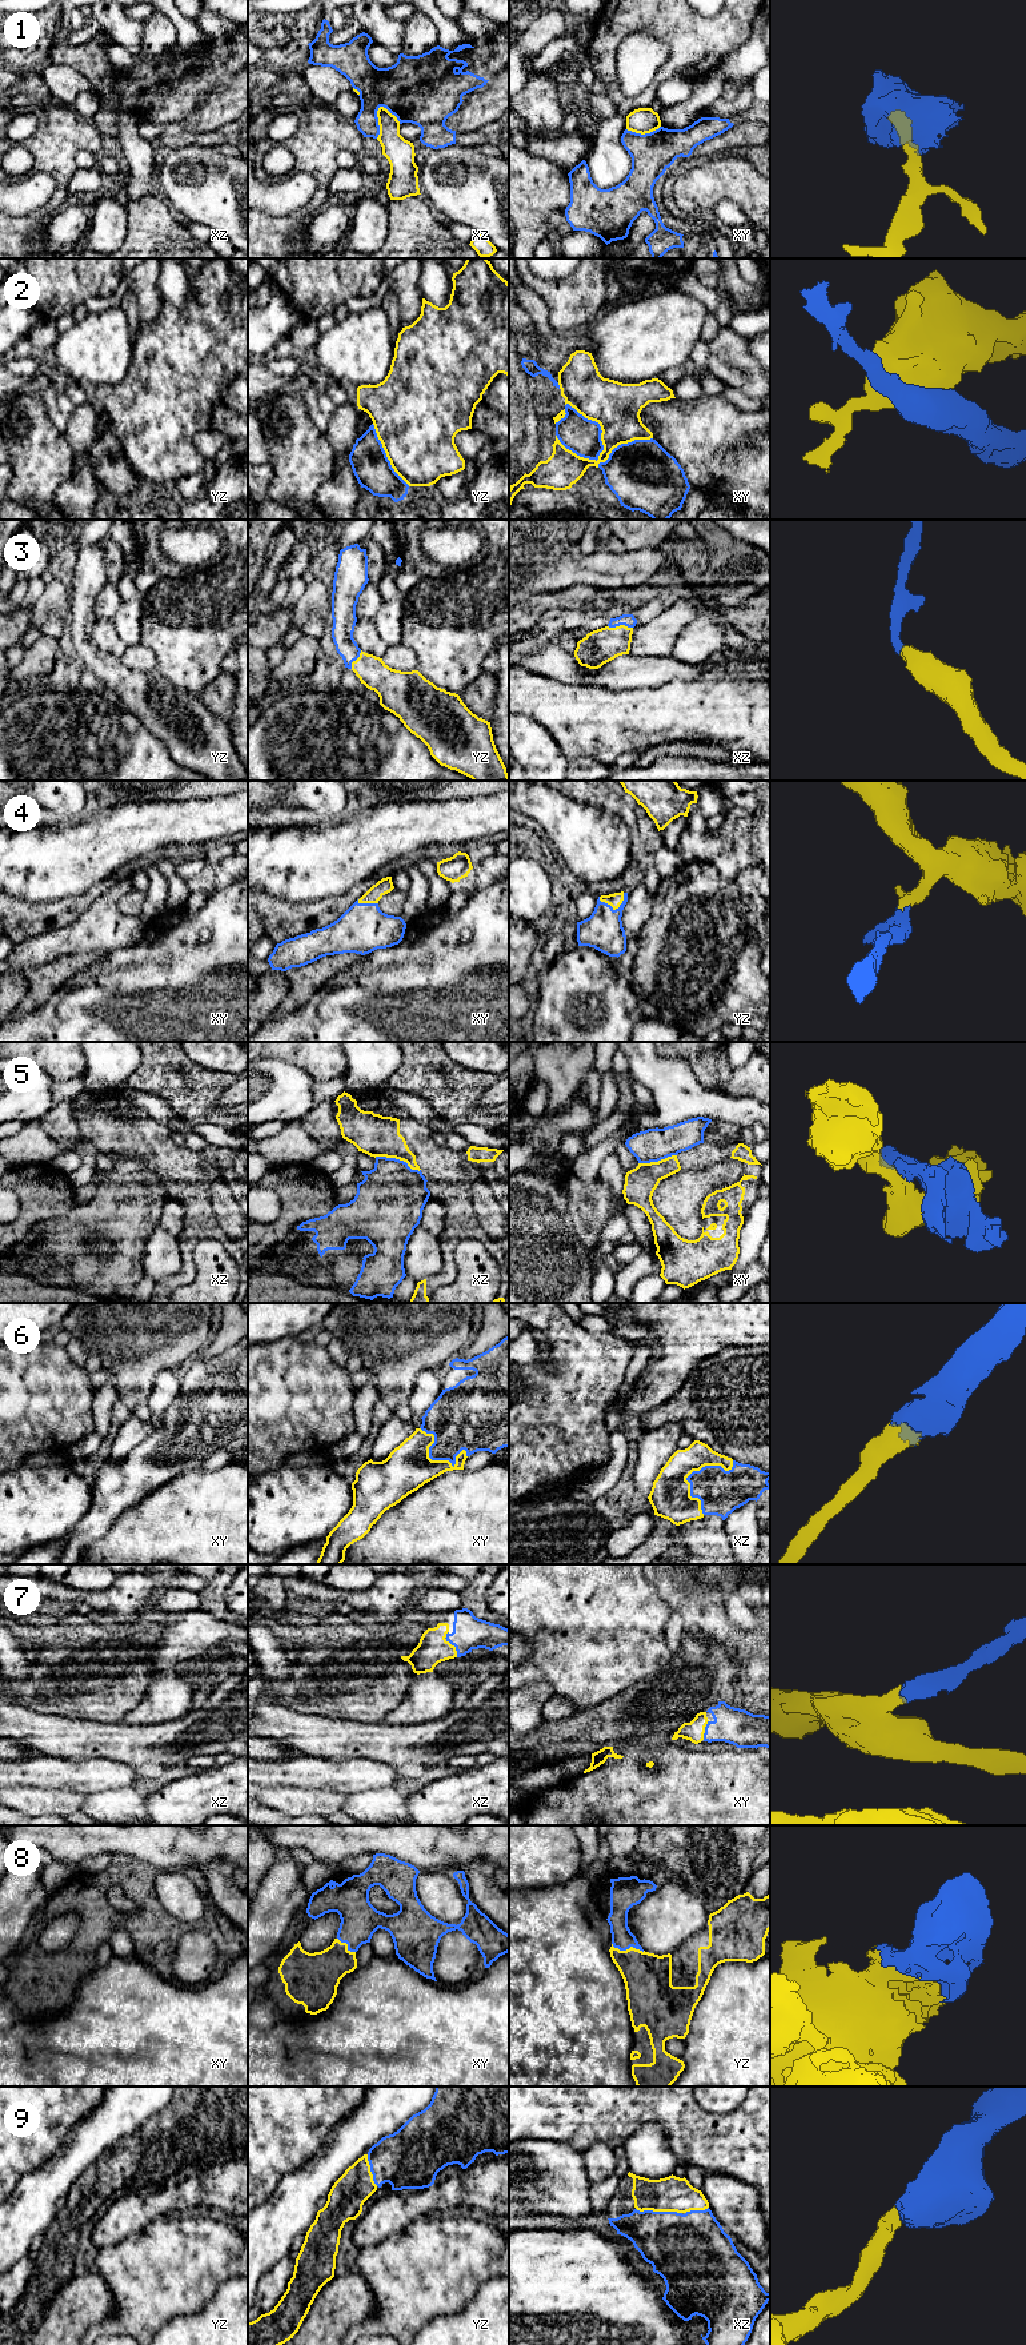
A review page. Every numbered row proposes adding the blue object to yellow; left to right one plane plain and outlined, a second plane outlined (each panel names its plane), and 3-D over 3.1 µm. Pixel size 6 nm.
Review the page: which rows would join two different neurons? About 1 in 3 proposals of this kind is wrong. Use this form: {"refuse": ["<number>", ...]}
{"refuse": ["1", "2", "5"]}

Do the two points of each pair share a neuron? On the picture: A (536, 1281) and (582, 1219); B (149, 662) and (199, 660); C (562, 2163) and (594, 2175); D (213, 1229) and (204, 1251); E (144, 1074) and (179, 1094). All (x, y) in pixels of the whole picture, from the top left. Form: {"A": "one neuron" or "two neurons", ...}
{"A": "two neurons", "B": "two neurons", "C": "two neurons", "D": "two neurons", "E": "one neuron"}

